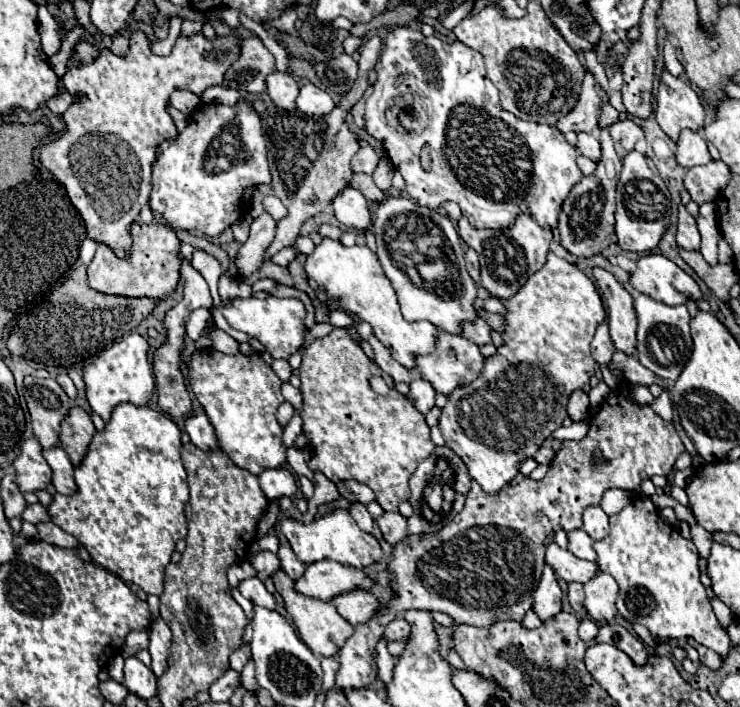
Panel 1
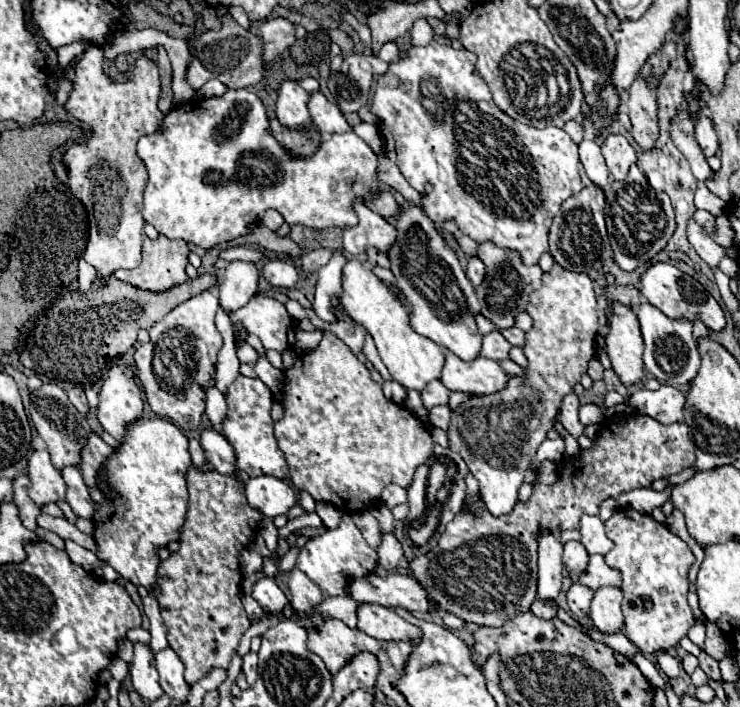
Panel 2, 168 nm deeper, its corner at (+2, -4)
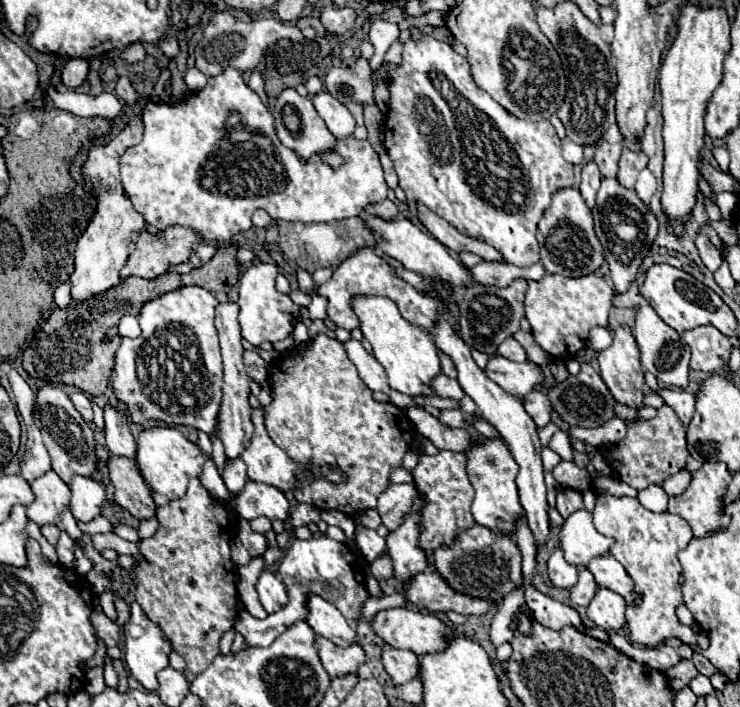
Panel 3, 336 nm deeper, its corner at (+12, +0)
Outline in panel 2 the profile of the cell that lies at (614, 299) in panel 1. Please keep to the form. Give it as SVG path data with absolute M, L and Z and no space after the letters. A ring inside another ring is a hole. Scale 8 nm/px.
M620 303L612 305L610 327L606 335L606 351L610 355L614 373L626 387L642 381L644 377L642 349L644 341L636 313Z

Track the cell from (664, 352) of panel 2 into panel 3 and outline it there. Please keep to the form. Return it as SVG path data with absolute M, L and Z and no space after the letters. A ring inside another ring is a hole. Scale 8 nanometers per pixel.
M640 305L636 309L636 321L634 321L634 335L636 343L640 349L640 363L646 371L650 371L658 381L670 387L684 387L688 383L688 361L690 361L690 351L688 345L682 343L680 335L676 329L666 325L656 311L650 305Z

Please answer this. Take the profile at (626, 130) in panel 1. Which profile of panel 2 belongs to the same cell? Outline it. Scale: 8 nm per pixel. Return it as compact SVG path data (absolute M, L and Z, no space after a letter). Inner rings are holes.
M608 135L602 143L602 155L604 155L610 175L616 181L626 179L630 165L636 163L636 159L638 159L634 147L622 135Z

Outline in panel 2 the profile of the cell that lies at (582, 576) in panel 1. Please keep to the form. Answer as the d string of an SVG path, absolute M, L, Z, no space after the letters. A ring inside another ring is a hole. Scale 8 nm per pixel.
M592 555L586 575L582 575L582 579L578 579L580 583L588 585L590 589L600 589L600 587L620 587L622 585L622 575L618 569L610 567L602 555Z

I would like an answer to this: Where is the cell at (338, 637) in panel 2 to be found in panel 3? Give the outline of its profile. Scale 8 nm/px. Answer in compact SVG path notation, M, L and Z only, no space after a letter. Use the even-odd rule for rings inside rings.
M316 637L314 647L330 677L344 677L348 673L356 673L358 665L366 661L364 649L358 643L352 643L352 647L338 647L324 637Z

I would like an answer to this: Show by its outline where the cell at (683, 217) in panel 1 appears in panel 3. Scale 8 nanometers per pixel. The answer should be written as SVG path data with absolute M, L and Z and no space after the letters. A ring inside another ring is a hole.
M702 233L696 235L694 245L696 245L696 249L698 249L698 255L700 255L702 263L714 273L714 271L722 265L722 257L720 257L718 249L716 249L716 247L710 243L710 239L708 239L706 235L702 235Z

